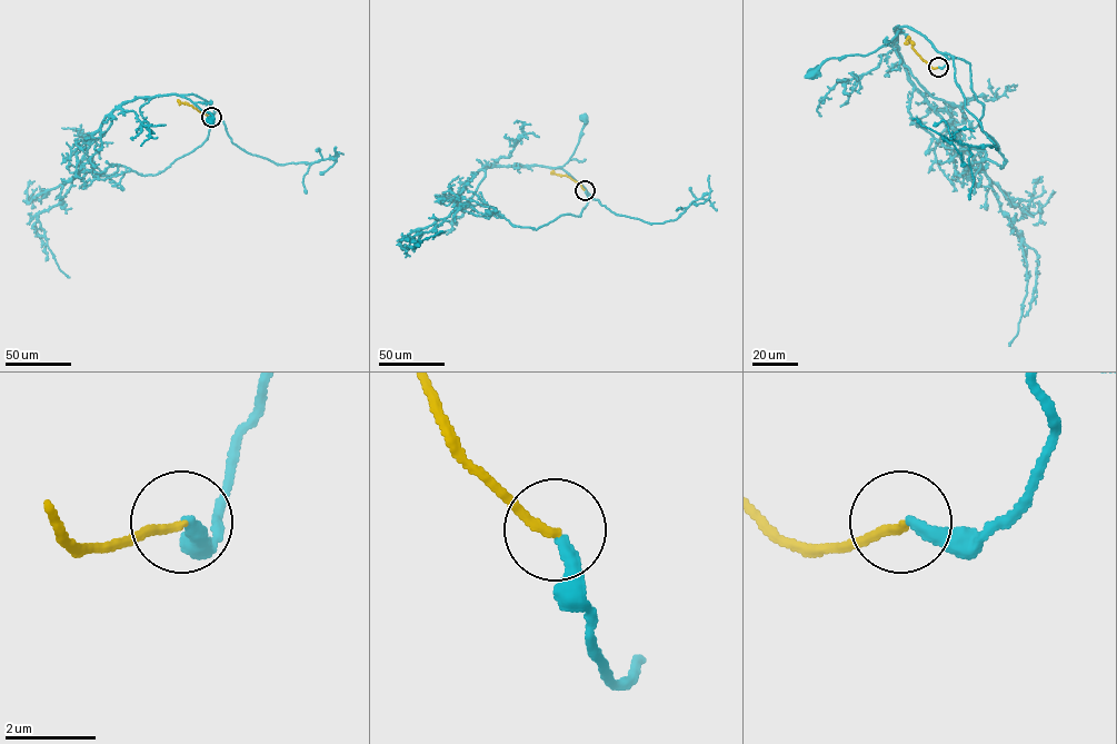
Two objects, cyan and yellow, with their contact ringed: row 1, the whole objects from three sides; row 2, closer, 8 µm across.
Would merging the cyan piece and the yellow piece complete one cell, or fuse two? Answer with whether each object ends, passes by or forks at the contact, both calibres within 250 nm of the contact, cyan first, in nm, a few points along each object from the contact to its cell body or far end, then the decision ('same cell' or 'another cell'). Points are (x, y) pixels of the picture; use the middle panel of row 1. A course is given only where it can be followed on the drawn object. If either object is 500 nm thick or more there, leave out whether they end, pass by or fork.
cyan ends; yellow ends; calibres 280 and 190 nm; course cyan (585, 190), (568, 172), (555, 168), (564, 166), (572, 154), (586, 121), (585, 117); course yellow (585, 190), (566, 175), (550, 172); same cell

